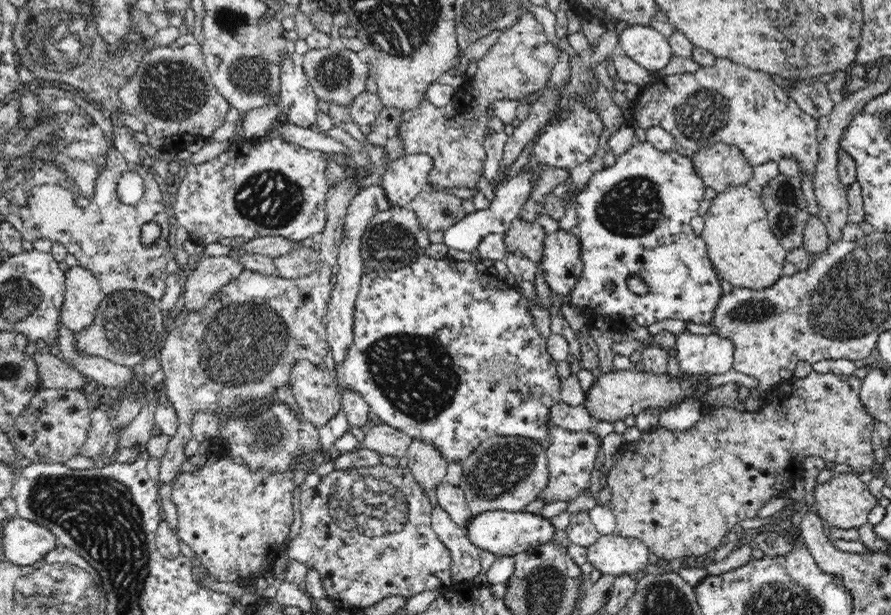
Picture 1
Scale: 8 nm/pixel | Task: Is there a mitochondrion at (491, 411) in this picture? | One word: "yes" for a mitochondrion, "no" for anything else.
no

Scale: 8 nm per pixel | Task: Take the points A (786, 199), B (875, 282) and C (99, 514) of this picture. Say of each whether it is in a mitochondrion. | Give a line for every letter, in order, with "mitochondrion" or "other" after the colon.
A: mitochondrion
B: mitochondrion
C: mitochondrion

